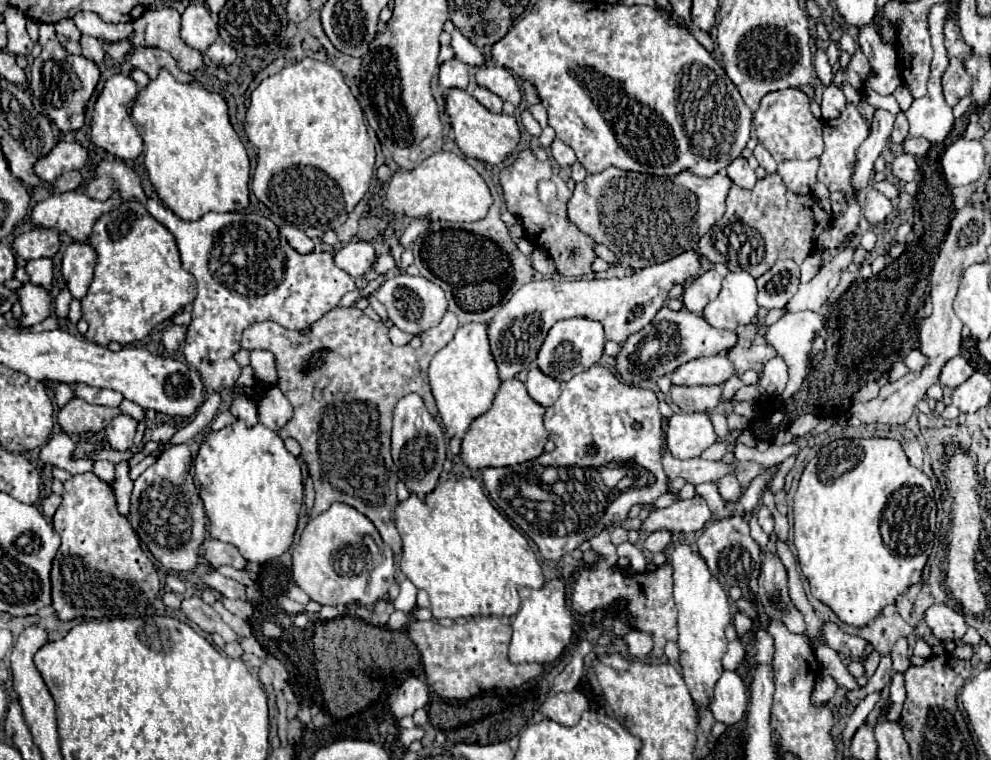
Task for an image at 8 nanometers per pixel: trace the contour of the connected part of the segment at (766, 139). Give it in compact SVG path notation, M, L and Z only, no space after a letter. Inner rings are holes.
M799 88L775 90L761 98L757 112L753 114L753 130L757 140L771 152L777 162L785 160L809 160L823 152L823 122L811 114L809 96Z

